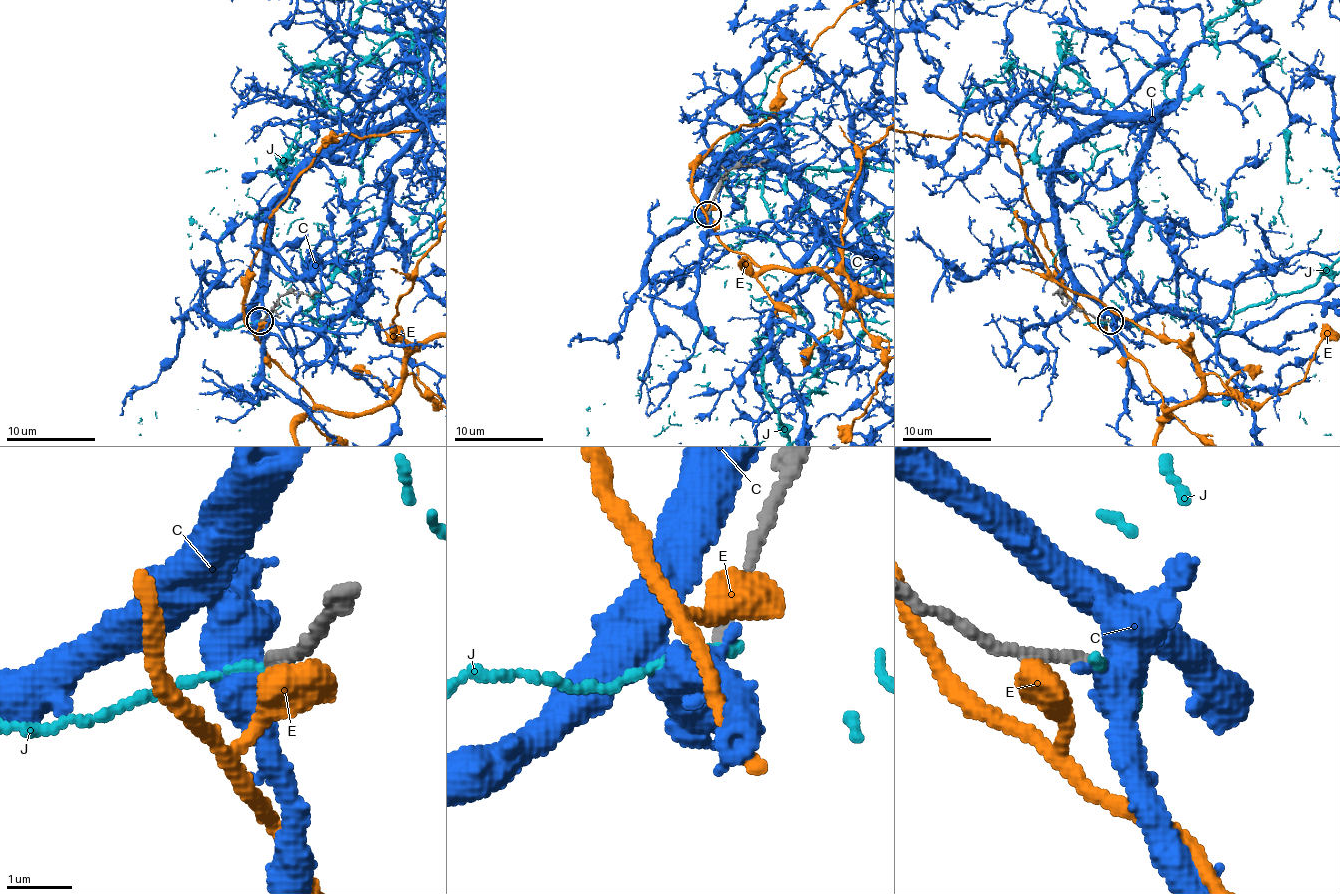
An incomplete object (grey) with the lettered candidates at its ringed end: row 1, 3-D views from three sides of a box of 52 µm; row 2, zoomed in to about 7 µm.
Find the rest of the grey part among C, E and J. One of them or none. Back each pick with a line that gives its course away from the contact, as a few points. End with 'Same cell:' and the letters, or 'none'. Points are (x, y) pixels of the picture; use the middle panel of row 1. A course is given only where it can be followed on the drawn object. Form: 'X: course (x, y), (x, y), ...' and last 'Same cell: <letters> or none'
Same cell: none

